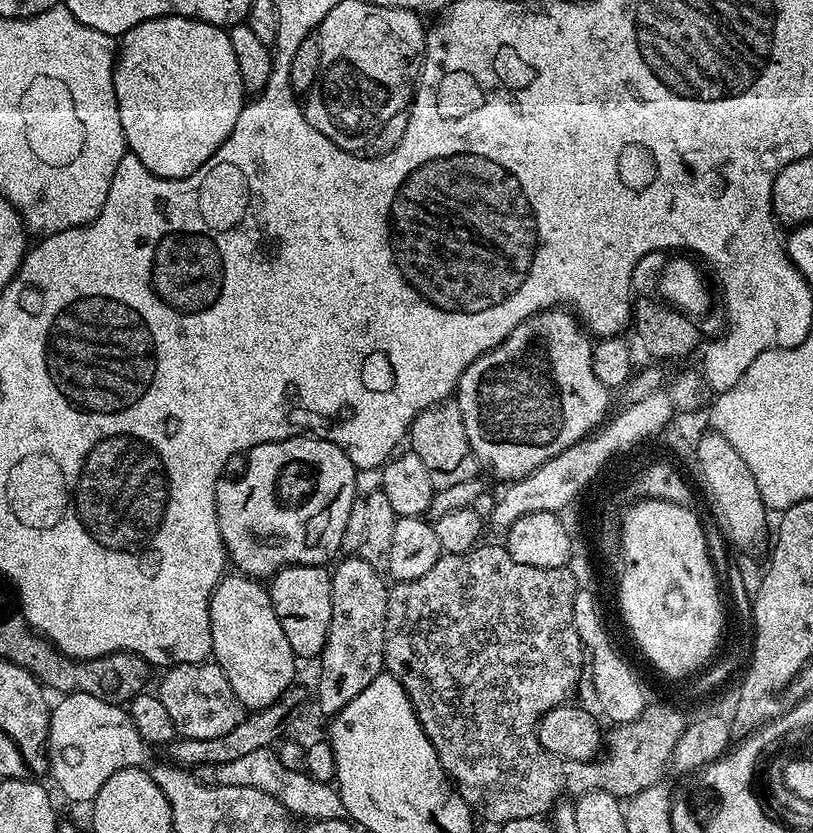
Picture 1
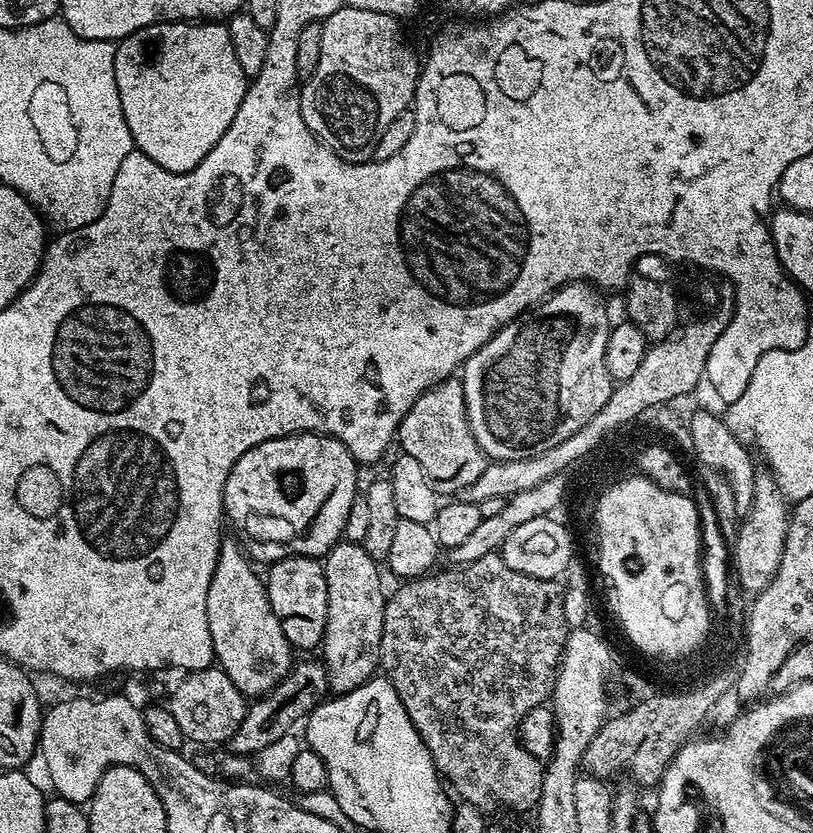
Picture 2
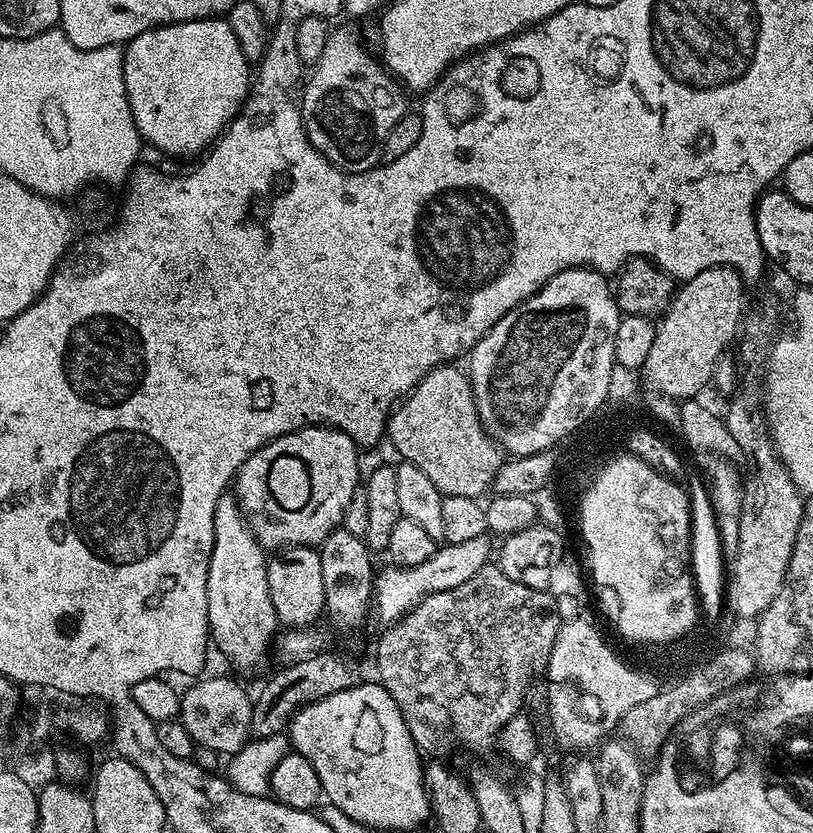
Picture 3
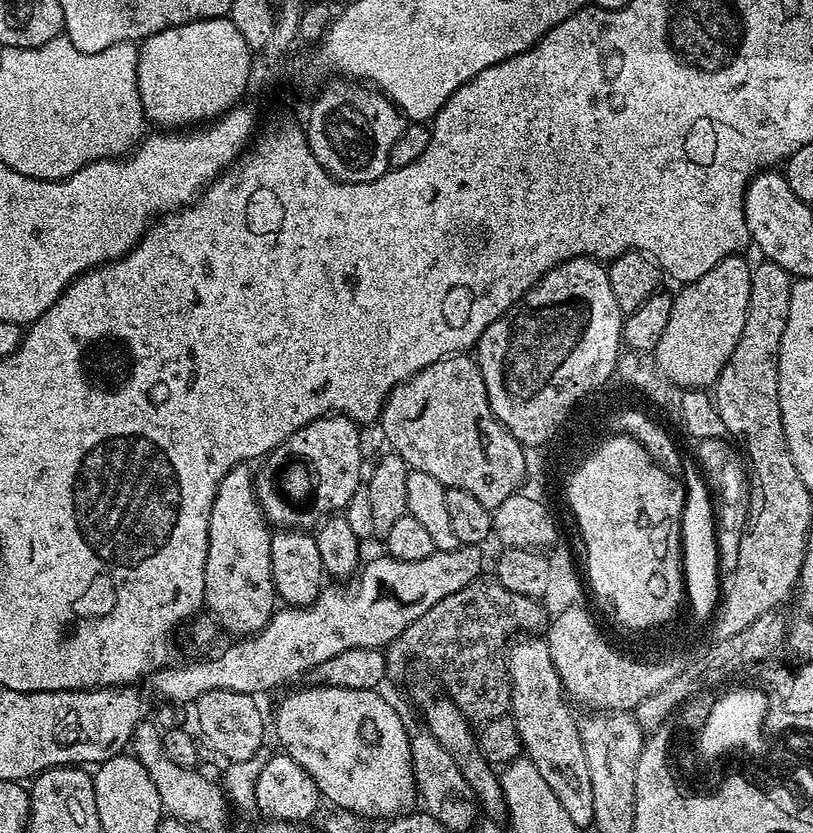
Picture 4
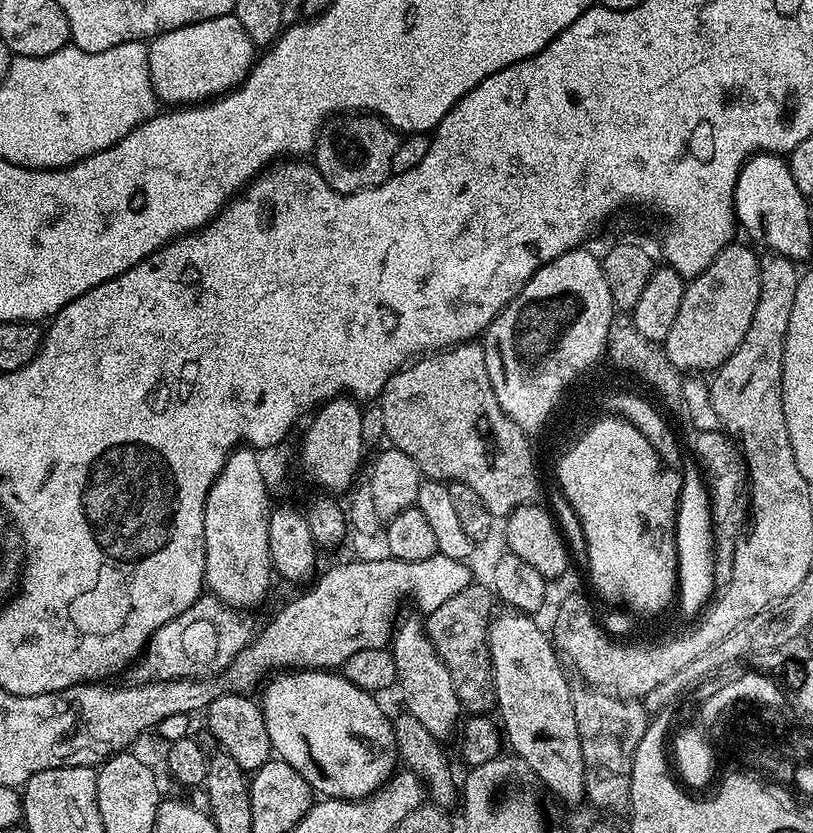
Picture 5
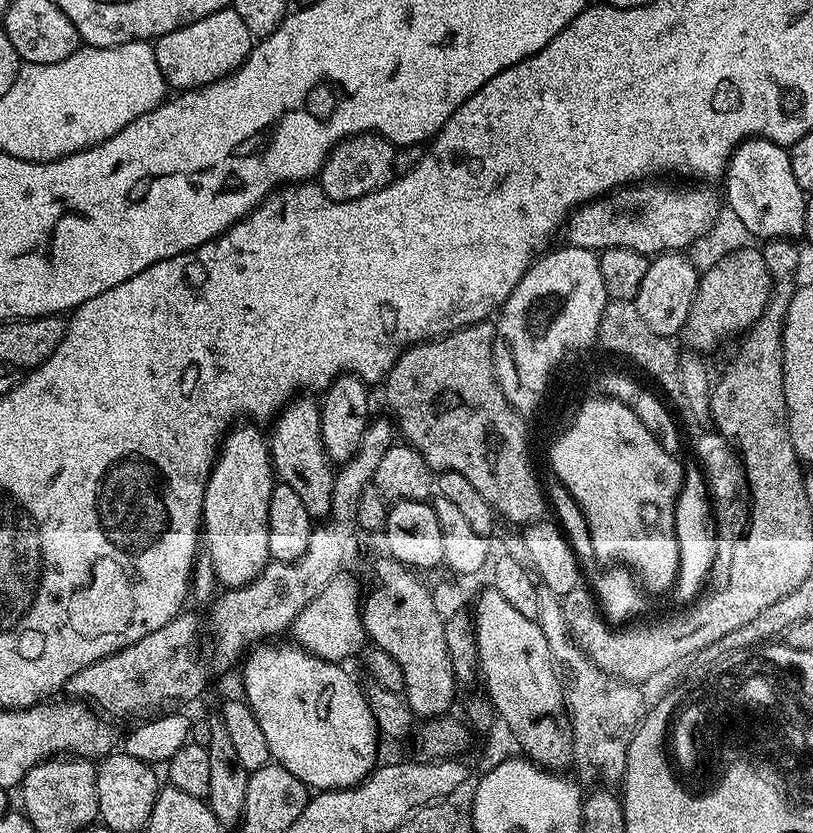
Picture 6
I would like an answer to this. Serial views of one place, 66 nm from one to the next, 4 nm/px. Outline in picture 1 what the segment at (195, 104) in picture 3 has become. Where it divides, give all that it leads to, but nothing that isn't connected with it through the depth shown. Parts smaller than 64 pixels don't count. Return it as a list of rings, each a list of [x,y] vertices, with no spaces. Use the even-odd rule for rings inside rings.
[[[159,16],[153,20],[144,20],[138,26],[125,32],[118,40],[118,51],[116,63],[112,66],[112,77],[114,78],[114,94],[118,98],[118,118],[122,118],[122,130],[124,131],[124,143],[127,151],[133,152],[156,176],[177,180],[193,176],[226,142],[226,138],[234,130],[234,122],[238,122],[238,114],[243,110],[246,103],[246,93],[242,74],[238,74],[238,58],[234,58],[234,46],[230,46],[230,38],[223,28],[216,28],[205,20],[191,20],[188,16]]]

